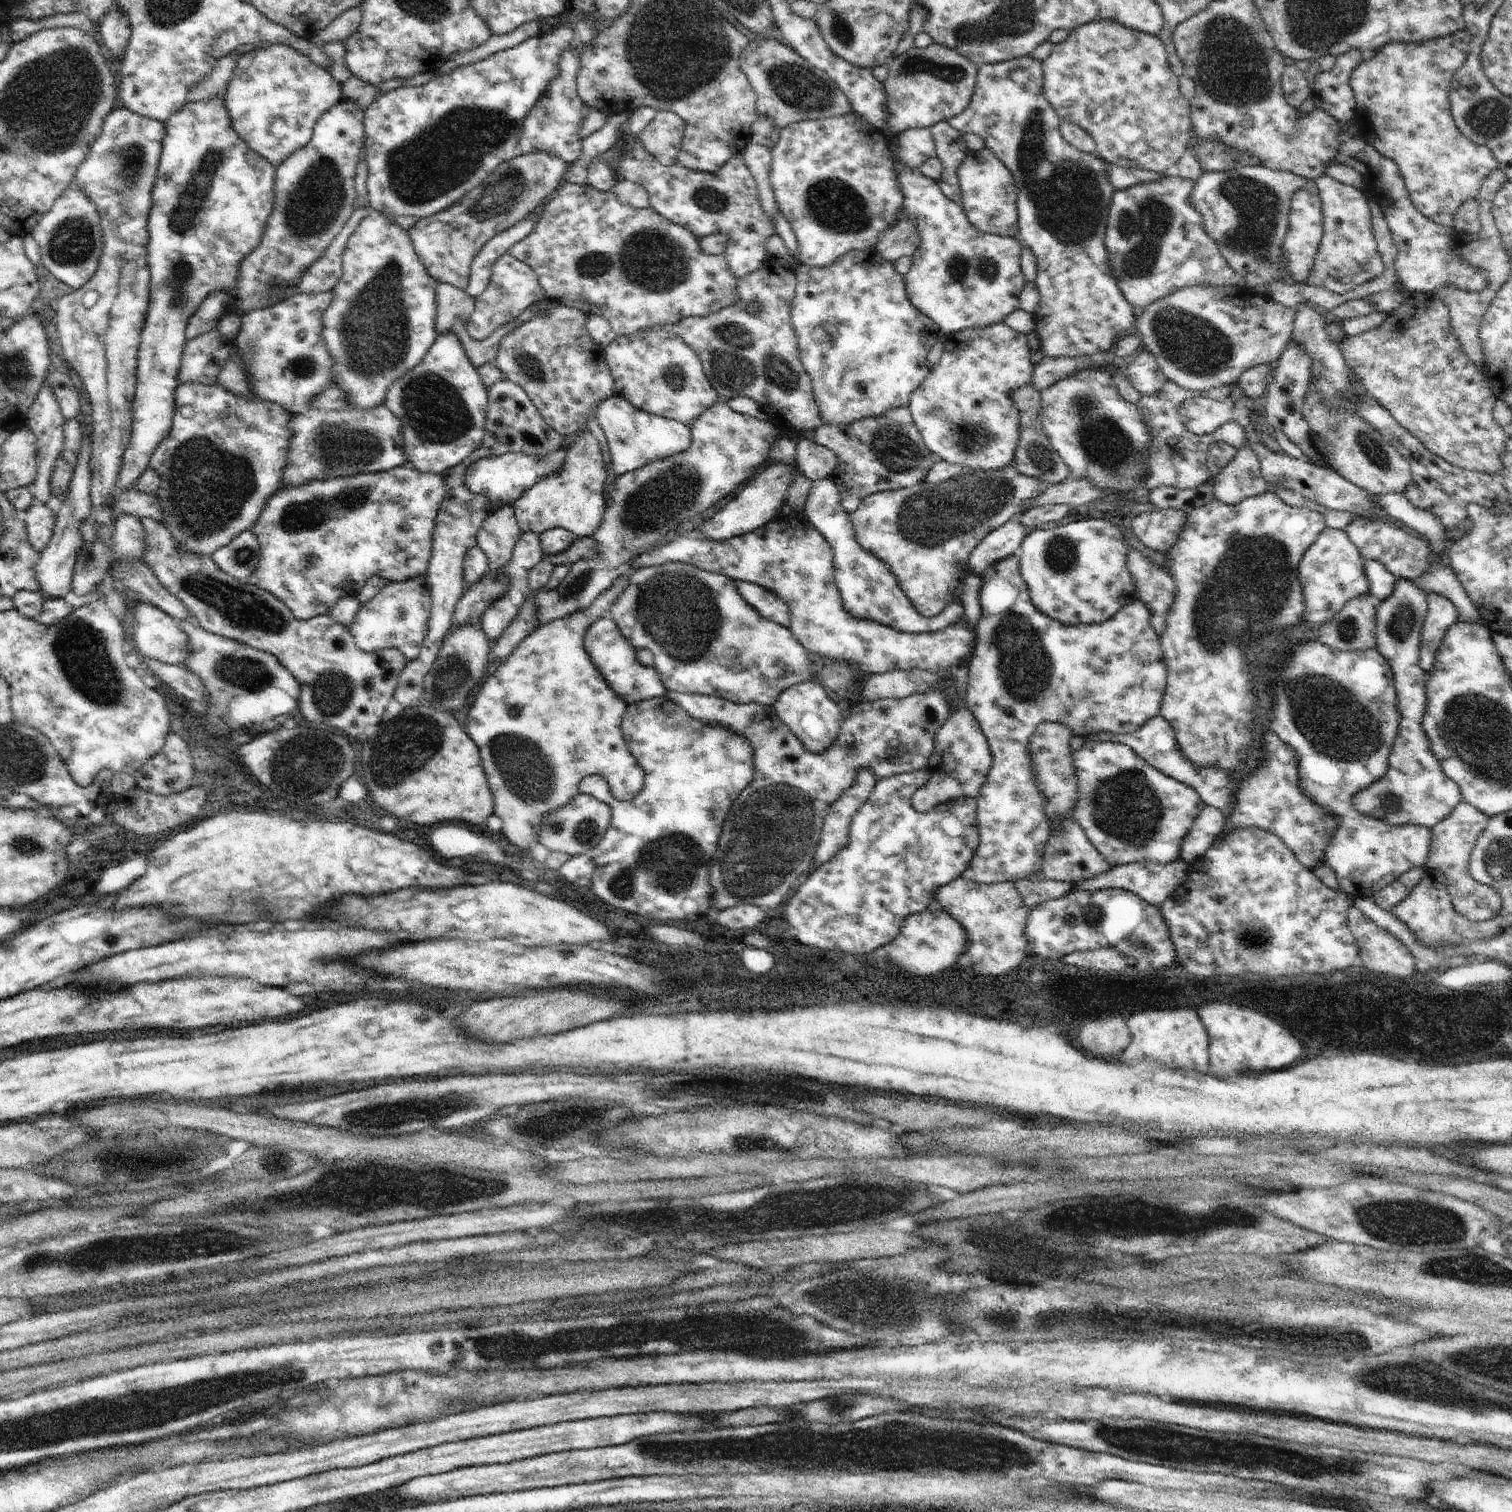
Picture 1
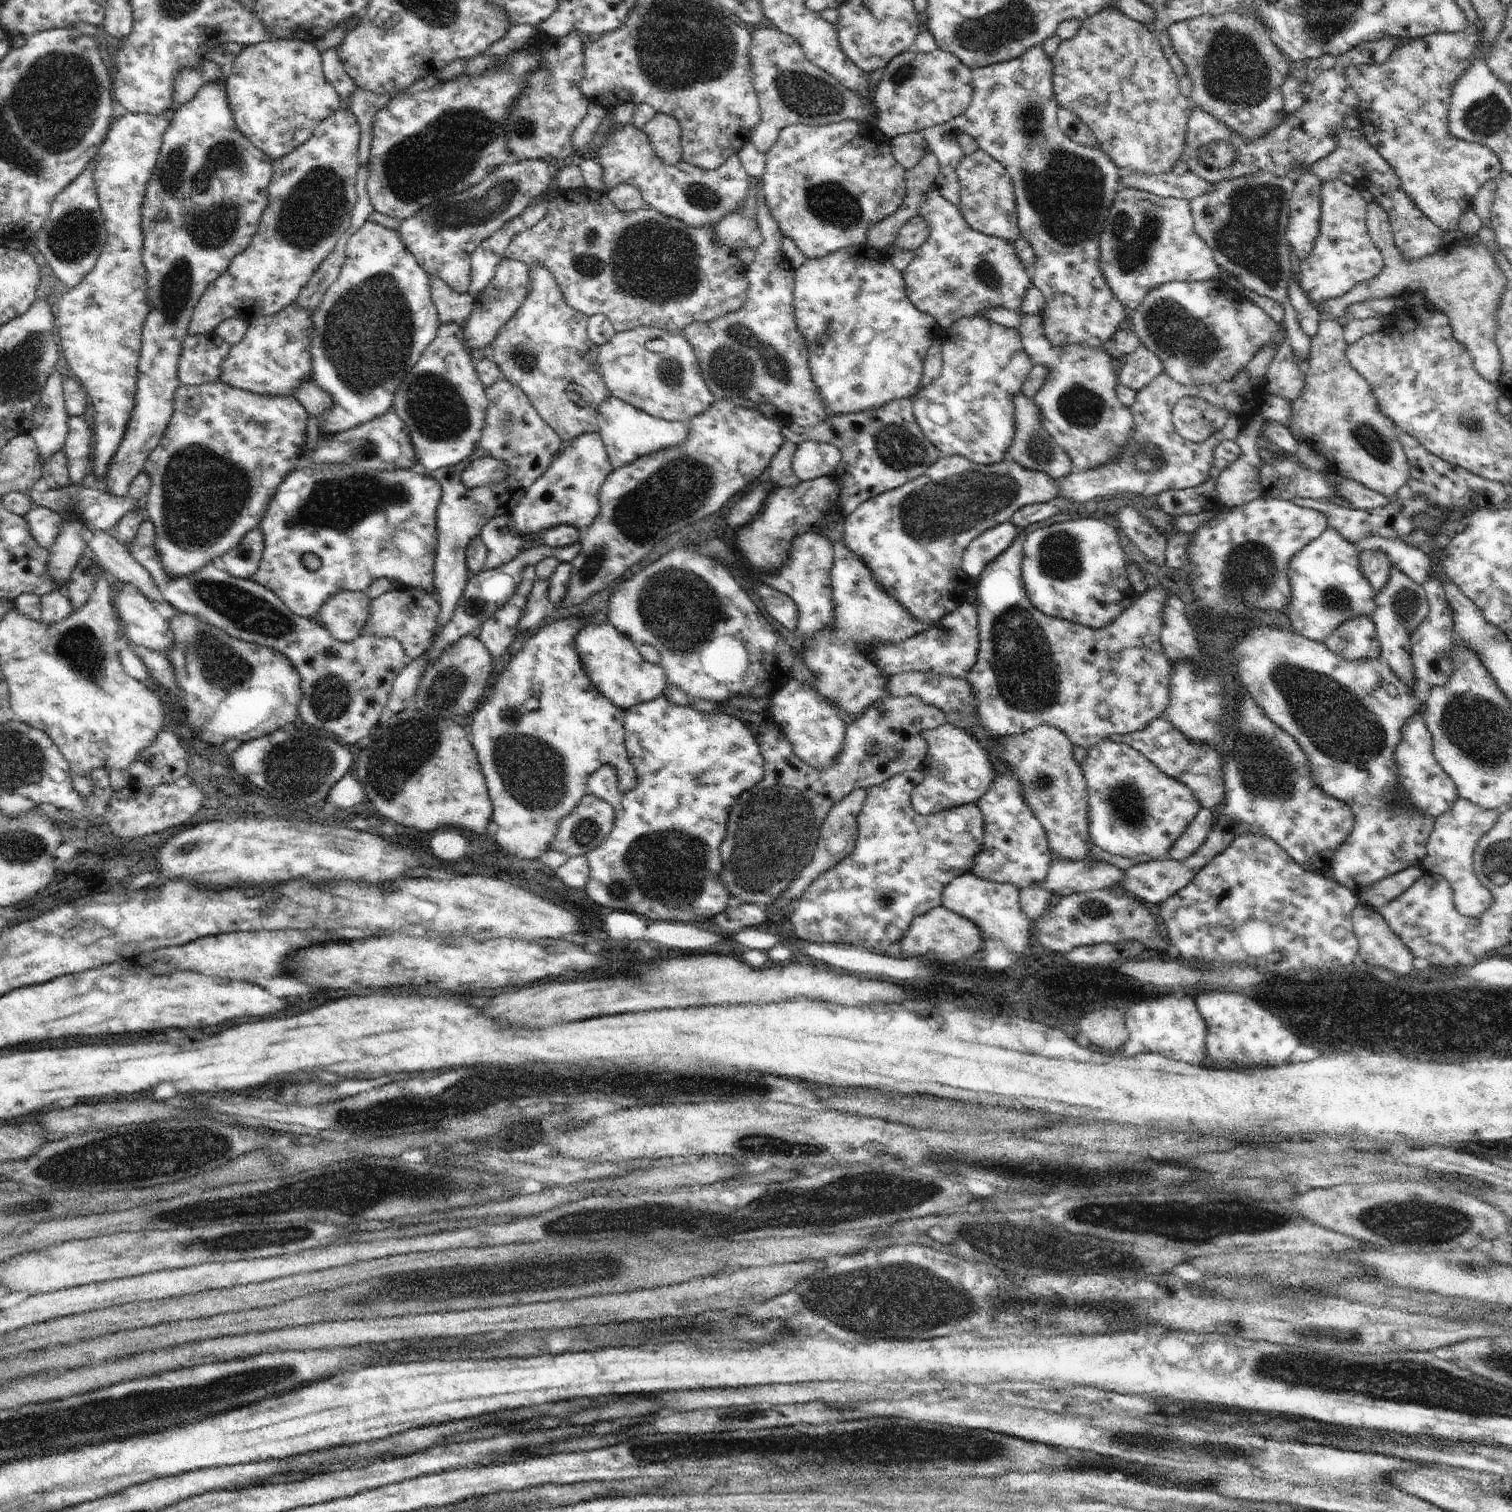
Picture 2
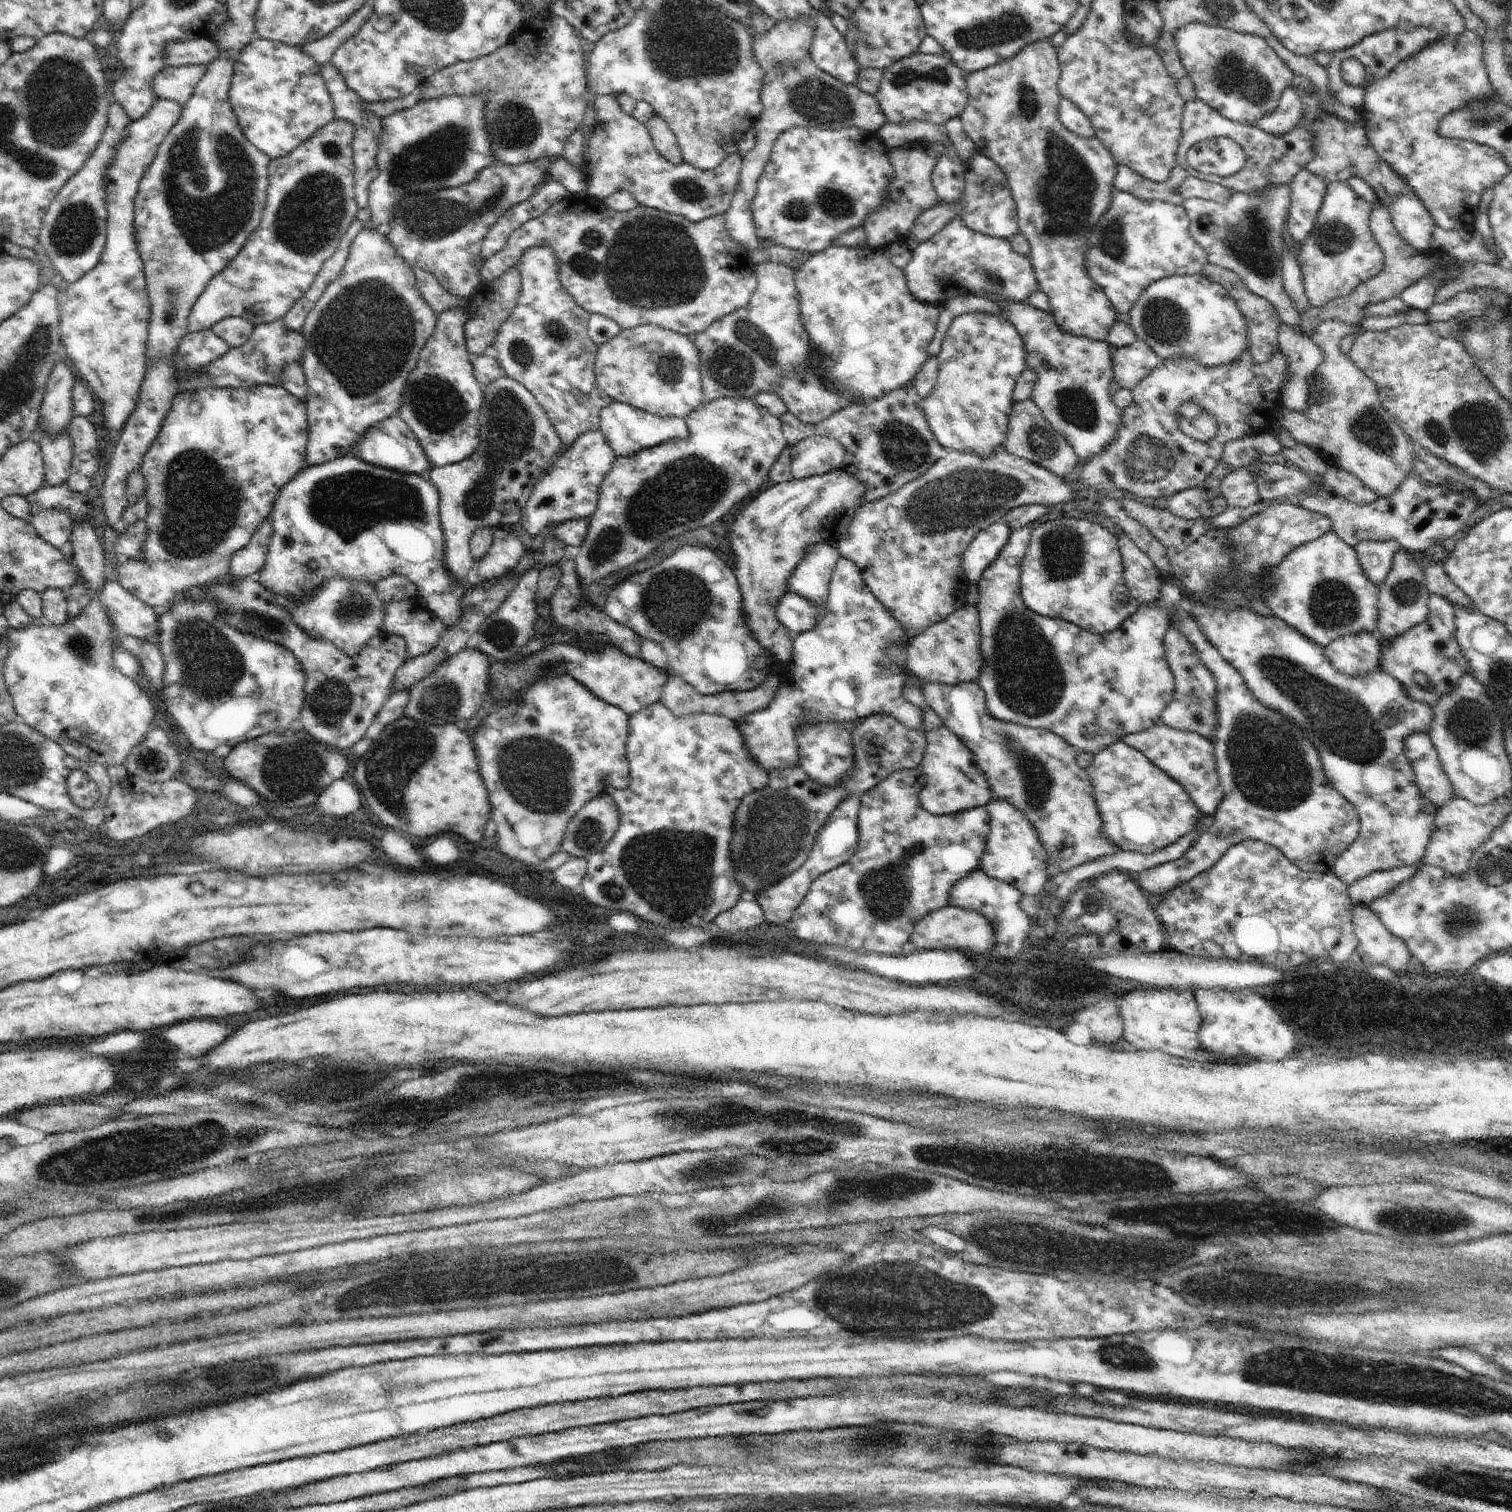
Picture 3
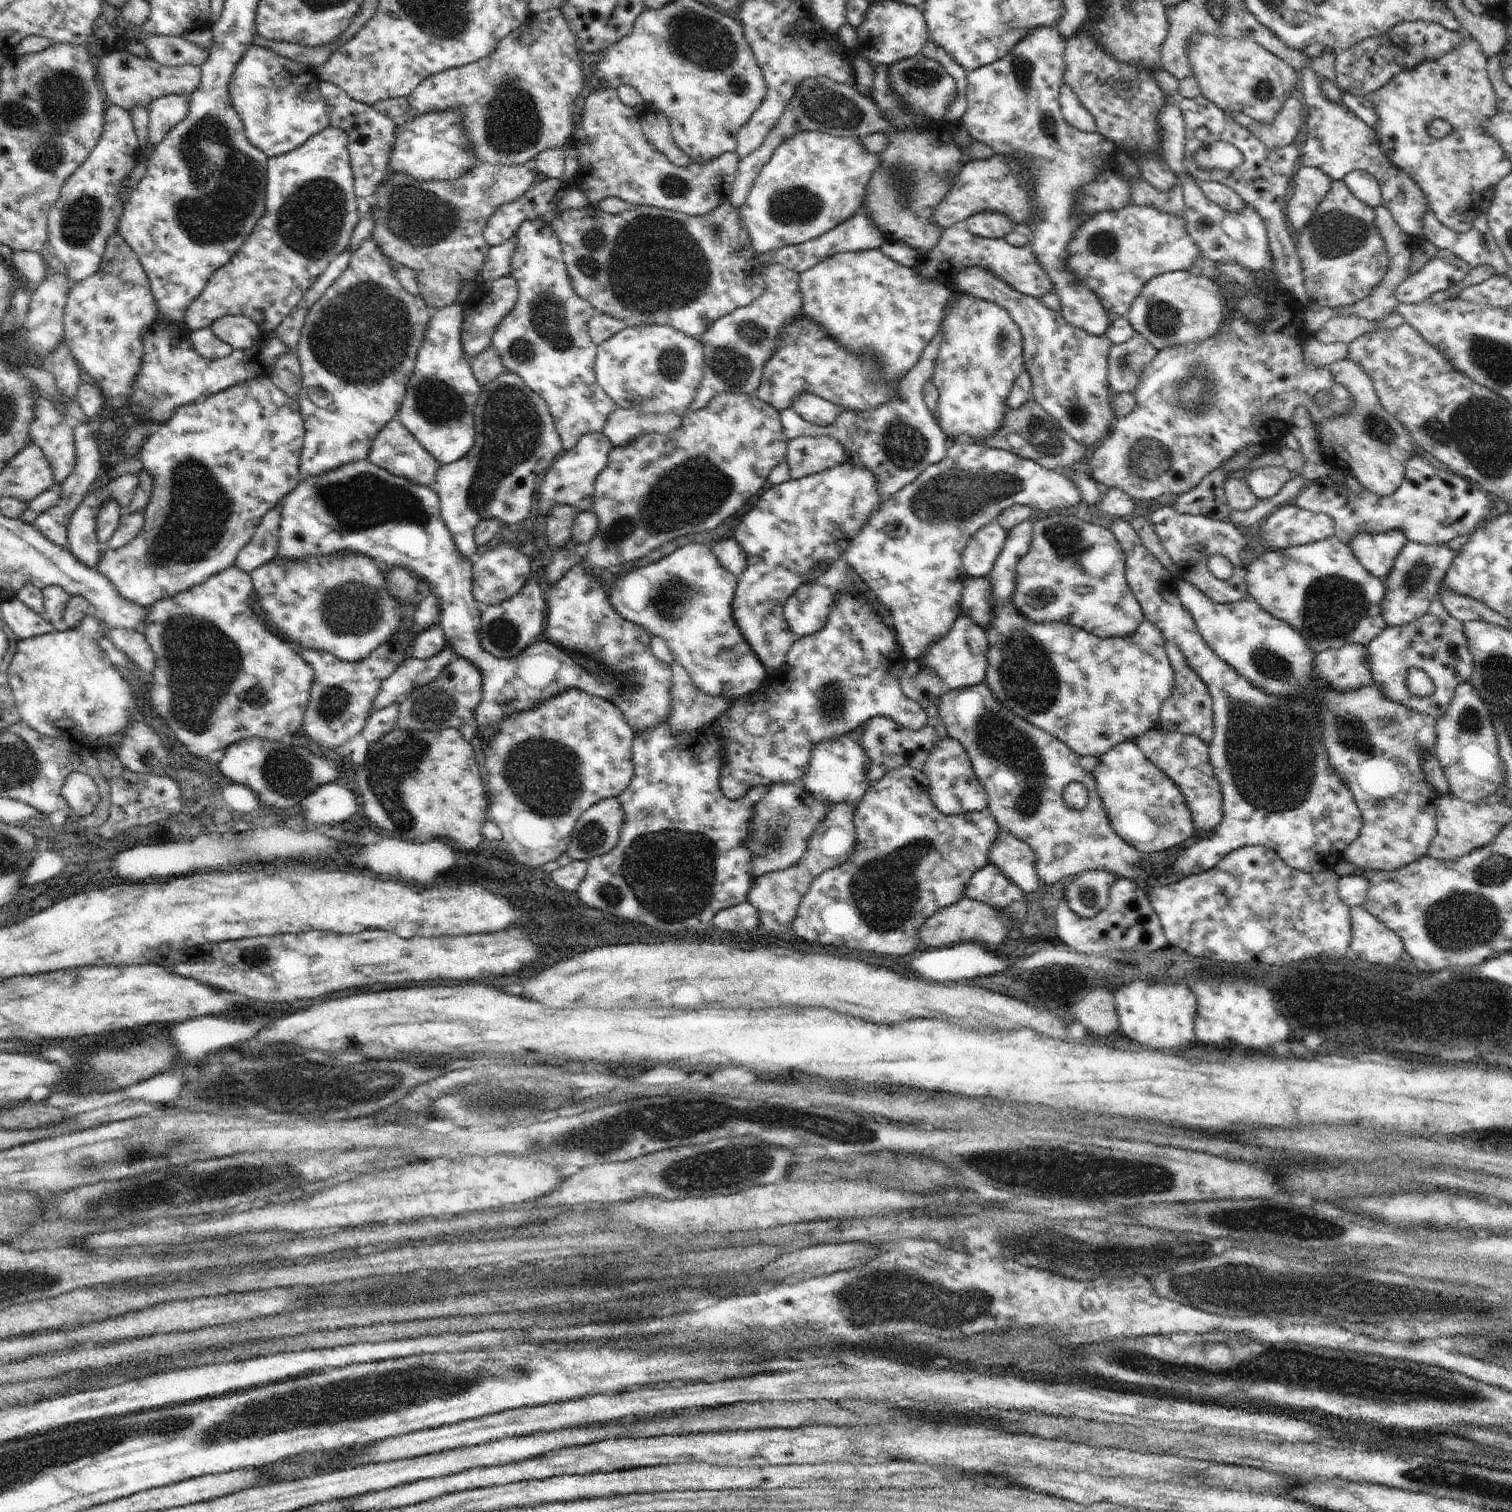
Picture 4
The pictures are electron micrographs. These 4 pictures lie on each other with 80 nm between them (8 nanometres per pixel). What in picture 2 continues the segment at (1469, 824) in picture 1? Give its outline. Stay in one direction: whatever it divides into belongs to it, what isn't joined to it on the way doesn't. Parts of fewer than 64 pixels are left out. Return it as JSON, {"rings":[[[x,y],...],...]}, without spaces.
{"rings":[[[1459,798],[1446,814],[1438,816],[1435,820],[1434,830],[1426,846],[1426,858],[1420,866],[1427,872],[1441,875],[1450,884],[1453,908],[1462,918],[1482,919],[1494,900],[1492,892],[1484,888],[1475,876],[1473,851],[1478,845],[1478,840],[1492,829],[1507,809],[1507,806],[1502,806],[1496,810],[1482,810],[1480,806]]]}

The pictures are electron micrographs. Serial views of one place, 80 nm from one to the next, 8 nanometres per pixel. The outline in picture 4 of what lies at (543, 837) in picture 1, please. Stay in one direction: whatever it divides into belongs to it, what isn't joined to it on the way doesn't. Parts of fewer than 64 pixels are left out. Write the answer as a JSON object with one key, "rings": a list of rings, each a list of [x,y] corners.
{"rings":[[[618,797],[600,800],[578,818],[565,852],[586,862],[604,855],[618,844],[623,823],[624,810]]]}

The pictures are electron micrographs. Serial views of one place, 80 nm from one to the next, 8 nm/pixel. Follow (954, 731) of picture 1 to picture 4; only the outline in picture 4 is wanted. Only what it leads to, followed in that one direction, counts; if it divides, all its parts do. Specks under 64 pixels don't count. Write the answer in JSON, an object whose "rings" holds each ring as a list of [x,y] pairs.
{"rings":[[[949,735],[934,744],[921,772],[928,778],[928,796],[932,804],[943,814],[981,812],[989,807],[988,792],[976,778],[964,746]]]}

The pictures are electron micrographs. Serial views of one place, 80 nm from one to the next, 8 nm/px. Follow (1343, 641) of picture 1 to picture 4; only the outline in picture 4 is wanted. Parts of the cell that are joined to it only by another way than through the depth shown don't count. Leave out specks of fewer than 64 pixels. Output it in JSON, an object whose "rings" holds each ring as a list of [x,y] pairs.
{"rings":[[[1348,644],[1339,650],[1326,650],[1316,657],[1314,678],[1316,682],[1324,682],[1338,692],[1350,692],[1368,686],[1373,681],[1366,656],[1368,646],[1360,644]]]}

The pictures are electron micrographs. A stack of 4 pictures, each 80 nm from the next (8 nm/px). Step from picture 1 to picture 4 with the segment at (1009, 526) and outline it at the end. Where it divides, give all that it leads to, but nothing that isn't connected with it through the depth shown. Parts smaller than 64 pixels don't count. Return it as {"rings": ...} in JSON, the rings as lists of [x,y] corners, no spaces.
{"rings":[[[995,521],[978,530],[966,544],[961,556],[961,564],[967,576],[972,578],[987,576],[1002,552],[1006,538],[1008,530]]]}

